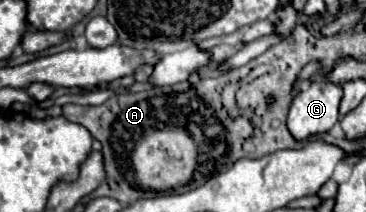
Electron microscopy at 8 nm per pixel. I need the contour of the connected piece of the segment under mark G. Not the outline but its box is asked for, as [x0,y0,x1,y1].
[288,81,342,141]

